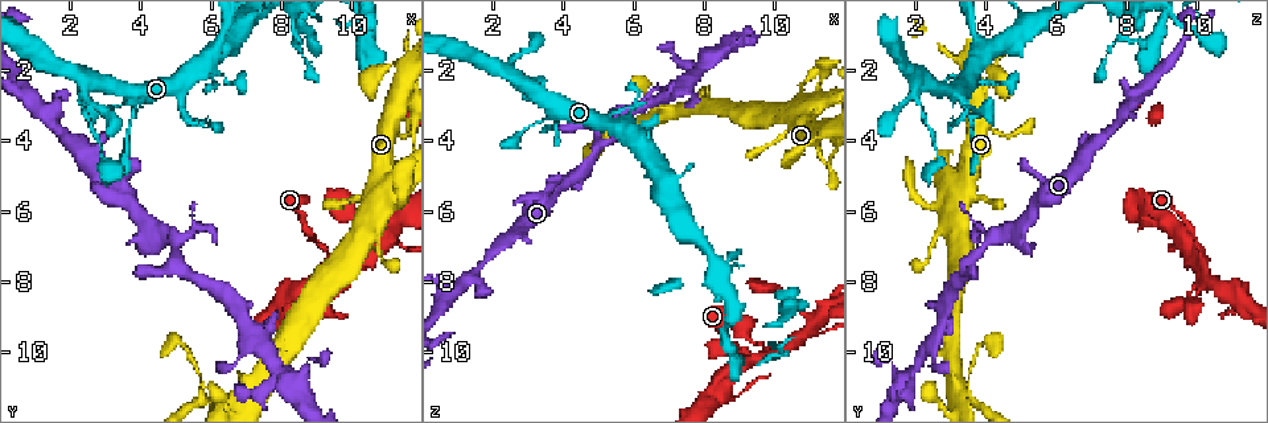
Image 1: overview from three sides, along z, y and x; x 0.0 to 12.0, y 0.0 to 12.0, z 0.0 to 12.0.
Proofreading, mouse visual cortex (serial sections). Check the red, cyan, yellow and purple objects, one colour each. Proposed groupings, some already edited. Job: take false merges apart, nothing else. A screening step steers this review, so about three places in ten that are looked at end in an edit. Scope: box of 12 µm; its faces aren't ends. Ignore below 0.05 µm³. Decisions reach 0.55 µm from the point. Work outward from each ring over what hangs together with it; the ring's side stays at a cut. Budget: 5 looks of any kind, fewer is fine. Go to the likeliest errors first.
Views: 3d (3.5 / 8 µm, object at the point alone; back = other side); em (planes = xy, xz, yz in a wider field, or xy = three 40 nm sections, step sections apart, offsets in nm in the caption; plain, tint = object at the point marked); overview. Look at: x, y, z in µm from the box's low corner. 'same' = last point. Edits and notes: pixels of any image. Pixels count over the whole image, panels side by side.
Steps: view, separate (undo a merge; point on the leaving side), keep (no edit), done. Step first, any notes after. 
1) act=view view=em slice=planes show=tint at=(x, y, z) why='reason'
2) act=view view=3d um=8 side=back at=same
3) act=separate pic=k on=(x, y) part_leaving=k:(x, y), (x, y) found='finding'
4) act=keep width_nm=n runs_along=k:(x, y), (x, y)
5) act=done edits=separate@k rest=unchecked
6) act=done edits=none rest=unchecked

act=view view=3d um=8 at=(9.4, 7.4, 10.1) why='thick turns thin'

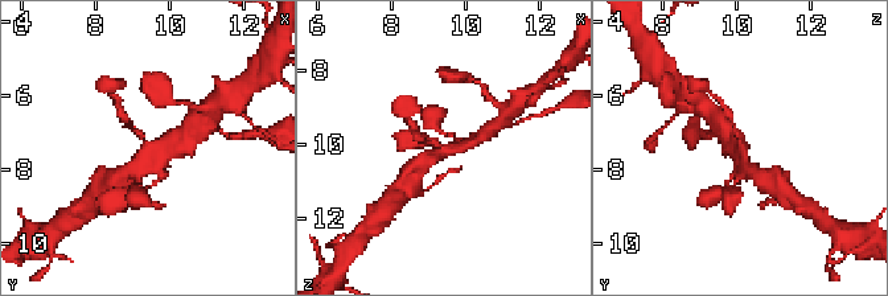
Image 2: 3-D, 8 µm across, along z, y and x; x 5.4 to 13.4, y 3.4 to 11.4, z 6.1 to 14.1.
act=view view=3d um=3.5 at=(9.4, 7.4, 10.2) why='zoom in'

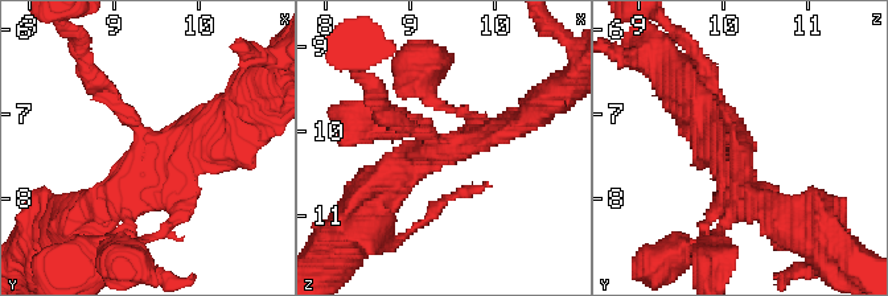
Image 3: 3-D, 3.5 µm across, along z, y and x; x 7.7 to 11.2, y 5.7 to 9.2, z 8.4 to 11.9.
act=view view=em slice=xy step=3 show=tint at=(9.35, 7.35, 10.20) why='now the EM'

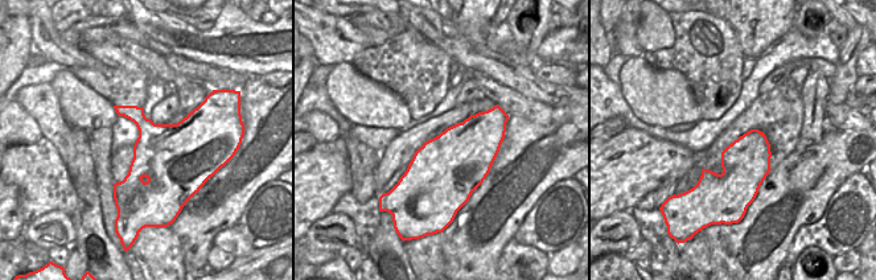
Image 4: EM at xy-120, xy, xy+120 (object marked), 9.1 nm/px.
act=keep width_nm=600 runs_along=3:(711, 79), (744, 189), (765, 206) found='all the same cell'

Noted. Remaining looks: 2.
act=view view=3d um=3.5 side=back at=(3.8, 3.3, 3.6) why='sudden change in width'

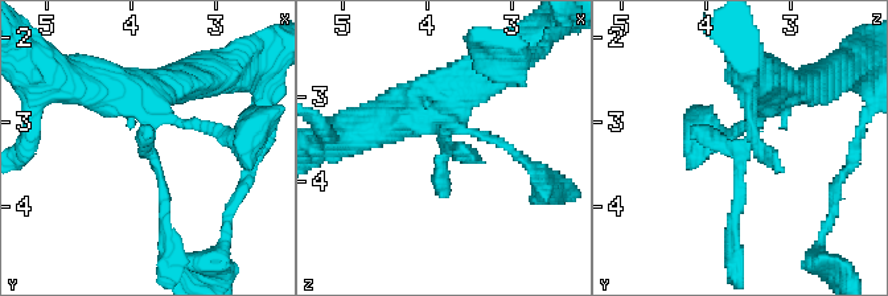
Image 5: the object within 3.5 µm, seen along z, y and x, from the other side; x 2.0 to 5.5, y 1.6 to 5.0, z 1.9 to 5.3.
act=view view=em slice=xy step=5 show=tint at=(3.85, 3.25, 3.50)

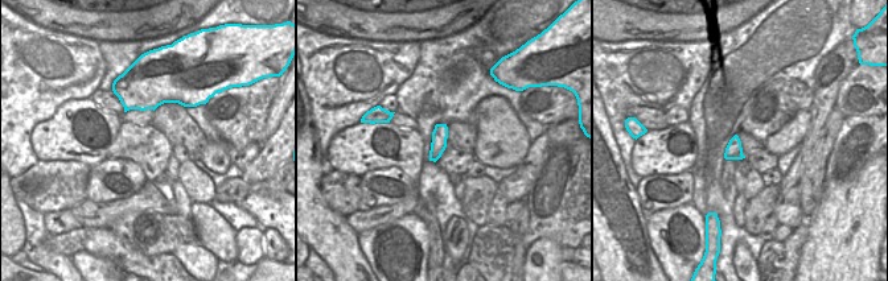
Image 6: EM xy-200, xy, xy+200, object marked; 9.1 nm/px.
act=keep runs_along=5:(94, 82), (146, 114), (163, 227) found='continuous, no second cell'

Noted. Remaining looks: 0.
act=done edits=none rest=unchecked

